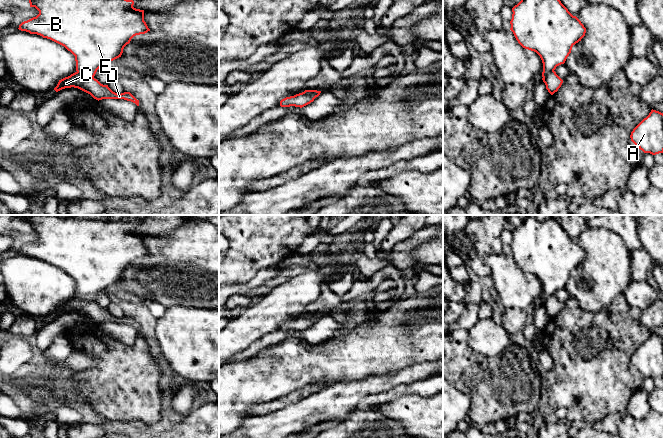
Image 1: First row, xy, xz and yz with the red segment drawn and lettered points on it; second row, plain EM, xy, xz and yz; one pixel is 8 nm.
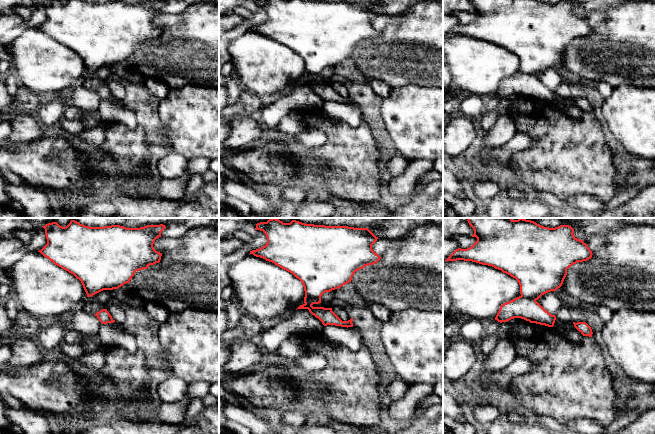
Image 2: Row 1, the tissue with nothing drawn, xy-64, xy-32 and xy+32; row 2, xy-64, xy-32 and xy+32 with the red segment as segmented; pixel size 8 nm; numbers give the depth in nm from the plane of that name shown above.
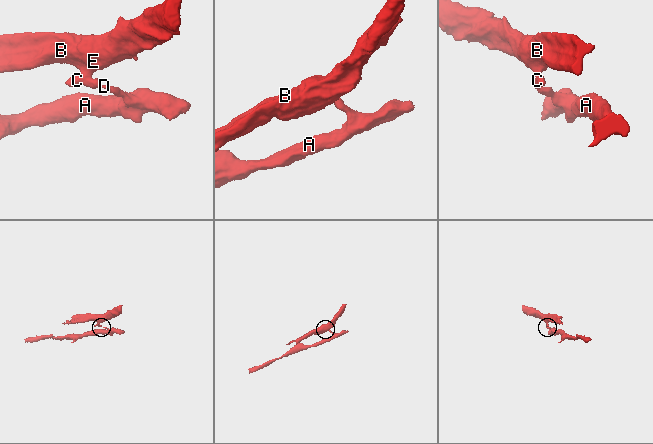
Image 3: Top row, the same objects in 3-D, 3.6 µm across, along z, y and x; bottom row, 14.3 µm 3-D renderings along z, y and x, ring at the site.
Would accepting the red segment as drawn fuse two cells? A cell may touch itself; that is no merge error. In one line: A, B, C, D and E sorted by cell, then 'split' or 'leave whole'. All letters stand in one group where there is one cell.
A C D / B E | split

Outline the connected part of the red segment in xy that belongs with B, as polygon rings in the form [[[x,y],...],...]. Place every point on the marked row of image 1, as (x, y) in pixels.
[[[29,0],[39,14],[19,25],[19,30],[50,39],[75,56],[76,71],[94,77],[97,70],[121,57],[131,39],[150,29],[144,21],[144,10],[133,7],[133,0]]]

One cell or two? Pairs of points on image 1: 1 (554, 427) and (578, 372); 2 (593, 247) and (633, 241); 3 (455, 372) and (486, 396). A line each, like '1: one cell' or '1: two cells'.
1: two cells
2: two cells
3: one cell

